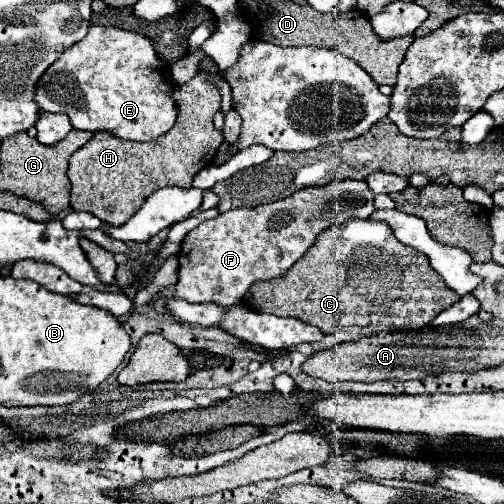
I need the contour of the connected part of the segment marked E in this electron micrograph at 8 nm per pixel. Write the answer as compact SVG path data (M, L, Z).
M89 26L87 36L69 46L55 64L51 64L39 82L35 84L35 104L39 110L45 112L63 112L71 118L73 128L77 130L89 130L99 132L107 130L113 132L119 138L125 140L153 140L161 134L165 134L177 118L175 102L171 98L175 84L169 80L167 68L163 68L163 62L157 58L153 50L153 42L147 36L141 36L137 32L121 30L121 28L105 28L105 26Z

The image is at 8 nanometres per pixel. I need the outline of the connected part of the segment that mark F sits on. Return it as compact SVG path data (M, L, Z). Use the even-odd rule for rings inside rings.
M339 180L327 186L297 190L289 198L271 204L261 204L255 208L235 208L219 214L213 220L205 220L201 226L191 230L181 244L179 258L185 258L185 262L179 262L179 282L173 296L187 302L215 302L219 306L237 304L253 282L283 276L309 250L309 246L315 242L315 236L325 228L341 224L349 218L369 218L375 210L373 198L375 194L369 190L365 180Z

